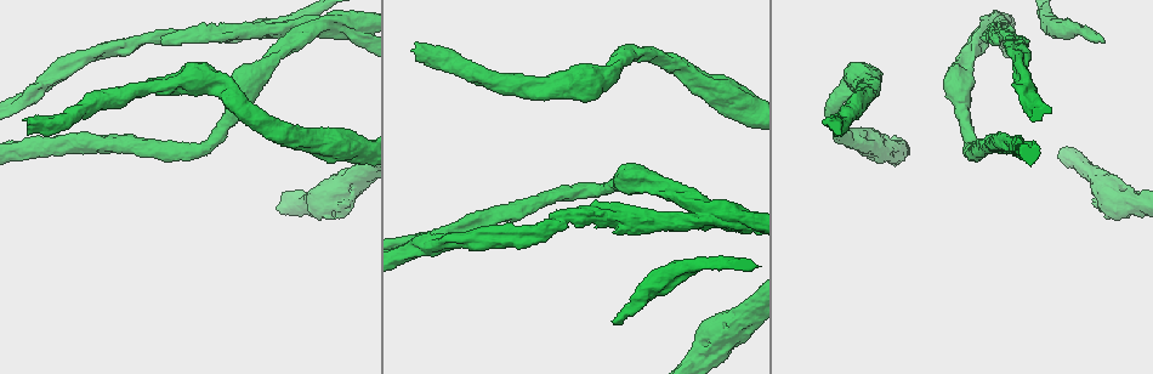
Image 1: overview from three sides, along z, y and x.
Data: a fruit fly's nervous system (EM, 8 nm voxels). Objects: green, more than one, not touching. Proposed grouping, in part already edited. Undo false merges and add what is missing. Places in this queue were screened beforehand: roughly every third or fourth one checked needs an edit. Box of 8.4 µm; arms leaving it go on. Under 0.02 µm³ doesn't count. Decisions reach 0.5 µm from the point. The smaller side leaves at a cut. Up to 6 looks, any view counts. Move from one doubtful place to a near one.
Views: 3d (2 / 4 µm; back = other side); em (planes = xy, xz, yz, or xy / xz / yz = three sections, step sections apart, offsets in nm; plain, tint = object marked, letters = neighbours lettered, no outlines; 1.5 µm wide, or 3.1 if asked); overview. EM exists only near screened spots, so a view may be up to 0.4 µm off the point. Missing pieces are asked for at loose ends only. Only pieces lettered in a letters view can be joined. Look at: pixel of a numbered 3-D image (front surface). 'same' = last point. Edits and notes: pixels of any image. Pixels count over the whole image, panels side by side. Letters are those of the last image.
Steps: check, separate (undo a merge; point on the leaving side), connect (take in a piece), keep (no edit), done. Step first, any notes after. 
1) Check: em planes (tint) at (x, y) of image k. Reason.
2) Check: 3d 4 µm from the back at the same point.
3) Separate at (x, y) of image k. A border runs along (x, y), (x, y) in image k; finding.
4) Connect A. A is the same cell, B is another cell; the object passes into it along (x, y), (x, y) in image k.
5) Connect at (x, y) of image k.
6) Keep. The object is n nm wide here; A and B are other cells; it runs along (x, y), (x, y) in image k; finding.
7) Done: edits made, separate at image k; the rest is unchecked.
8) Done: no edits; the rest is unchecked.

Check: 3d 2 µm at (30, 118) of image 1. Long arm stops here.

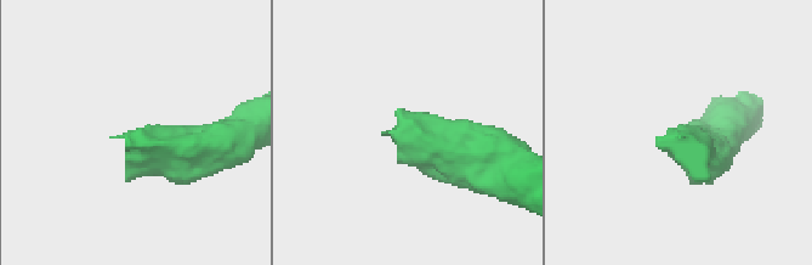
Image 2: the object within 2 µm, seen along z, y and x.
Check: em planes (letters) at (656, 138) of image 2. Need the tissue.

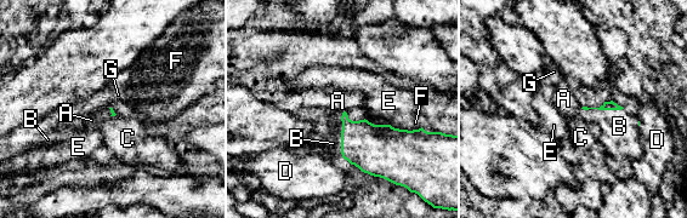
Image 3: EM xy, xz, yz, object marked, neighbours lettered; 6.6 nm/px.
Connect B. B is the same cell, A, C, D, E, F and G are other cells; it goes on there.

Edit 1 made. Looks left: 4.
Check: 3d 4 µm from the back at (645, 180) of image 1. Sudden change in width.

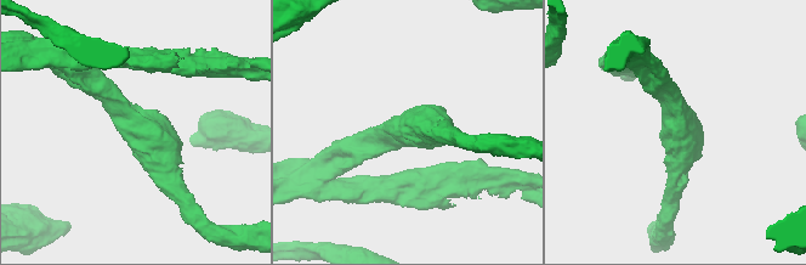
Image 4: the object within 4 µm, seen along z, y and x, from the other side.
Check: em yz step 4 (letters) at (679, 123) of image 4. The arms are 220, 400 nm wide; shape alone is not enough.

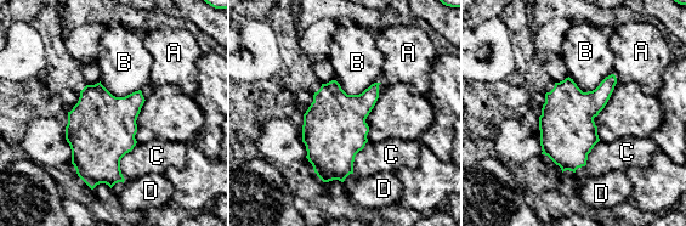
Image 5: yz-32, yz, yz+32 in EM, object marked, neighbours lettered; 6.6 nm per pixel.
Check: em planes (letters) at the same point. Cut it another way.

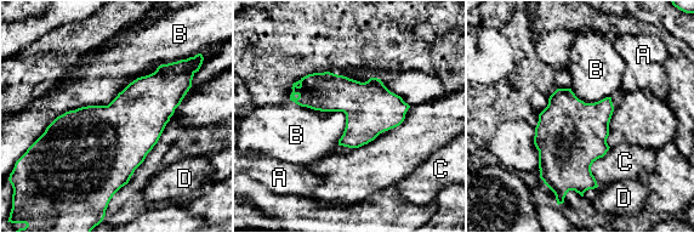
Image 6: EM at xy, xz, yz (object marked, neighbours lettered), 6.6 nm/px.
Keep. A, B, C and D are other cells; a border runs along (166, 63), (33, 143) in image 6; all the same cell.

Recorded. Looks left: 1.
Done: edits made, connect at image 3; the rest is unchecked.

